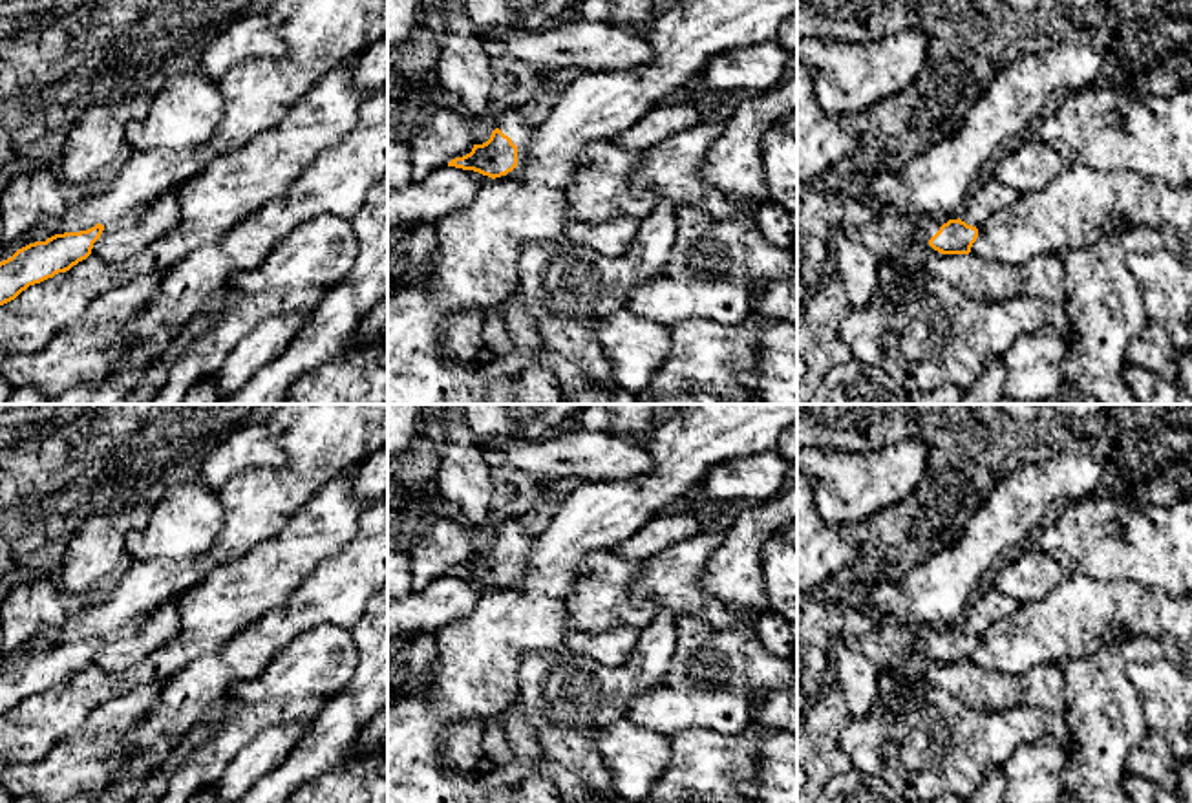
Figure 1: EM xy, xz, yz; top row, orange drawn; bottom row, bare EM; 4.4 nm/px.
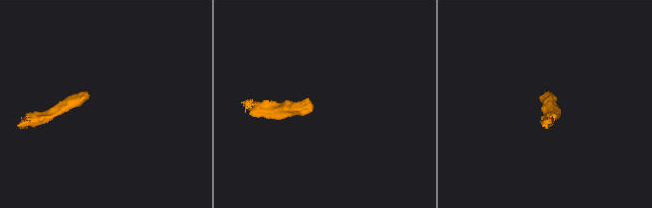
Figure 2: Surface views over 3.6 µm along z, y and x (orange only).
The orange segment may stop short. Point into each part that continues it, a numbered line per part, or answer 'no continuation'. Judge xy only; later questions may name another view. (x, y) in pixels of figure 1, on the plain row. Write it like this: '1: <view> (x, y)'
no continuation

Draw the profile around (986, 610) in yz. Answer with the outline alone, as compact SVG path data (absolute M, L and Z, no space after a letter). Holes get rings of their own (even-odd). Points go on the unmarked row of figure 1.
M993 587L973 598L960 629L978 638L995 622L1013 615L1018 605L1020 604L1015 598L1002 594Z

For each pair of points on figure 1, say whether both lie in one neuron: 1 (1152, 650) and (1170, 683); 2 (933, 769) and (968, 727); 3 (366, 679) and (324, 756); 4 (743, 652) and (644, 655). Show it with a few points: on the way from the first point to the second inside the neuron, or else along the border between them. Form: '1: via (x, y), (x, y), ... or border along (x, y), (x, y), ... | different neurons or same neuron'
1: border along (1163, 657), (1128, 666), (1127, 679), (1138, 697) | different neurons
2: via (936, 758), (957, 738) | same neuron
3: via (362, 697), (342, 717), (333, 738) | same neuron
4: border along (677, 617), (670, 666), (646, 688) | different neurons

